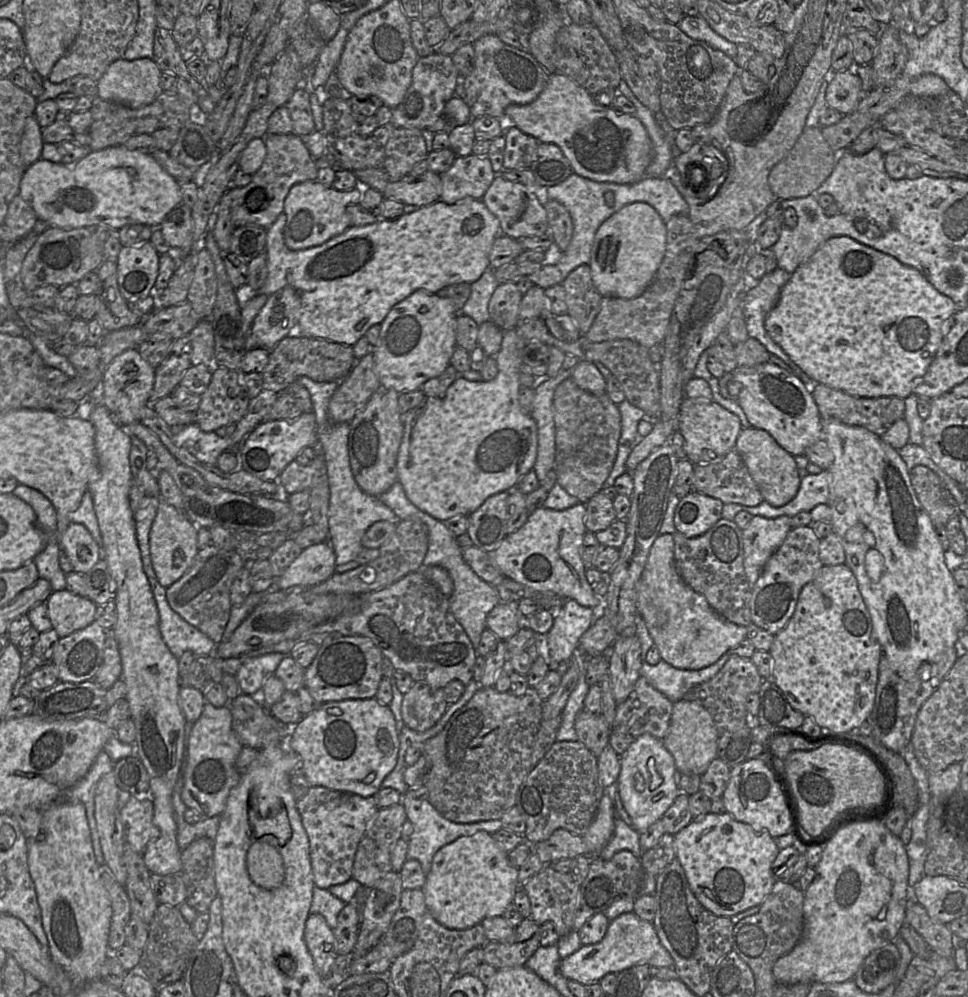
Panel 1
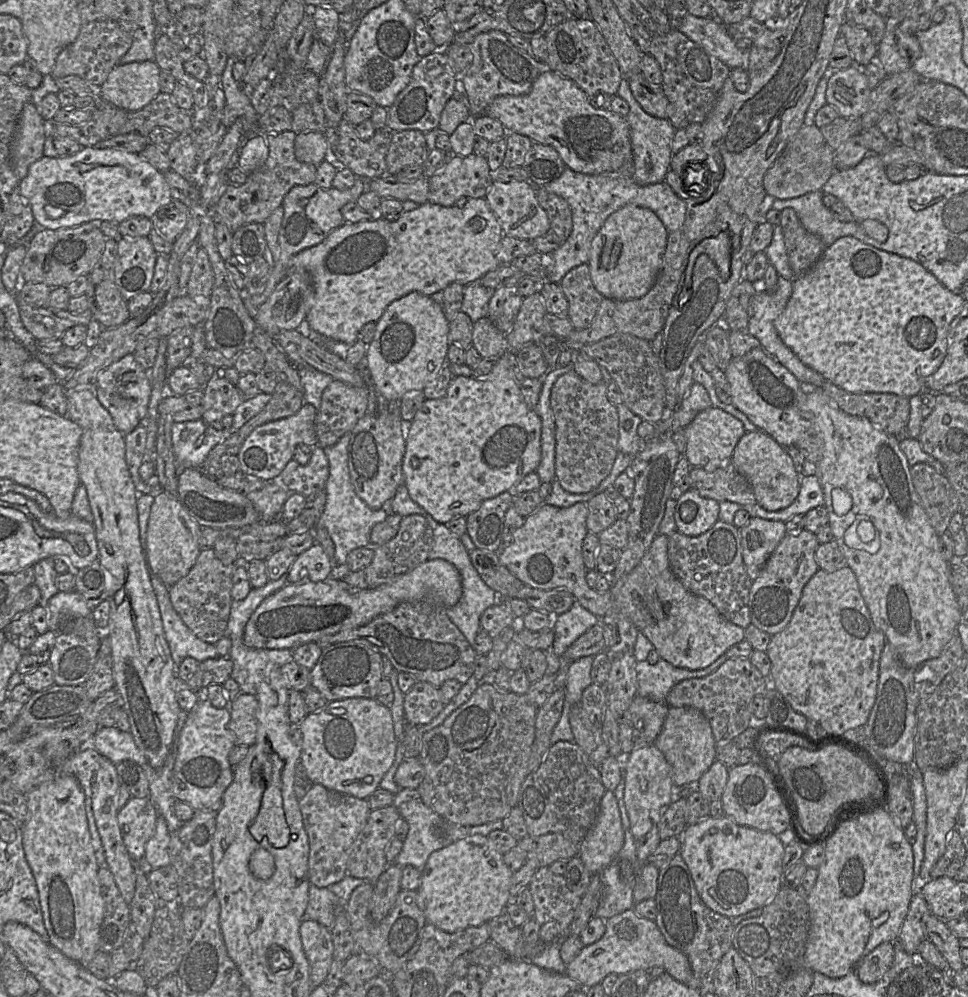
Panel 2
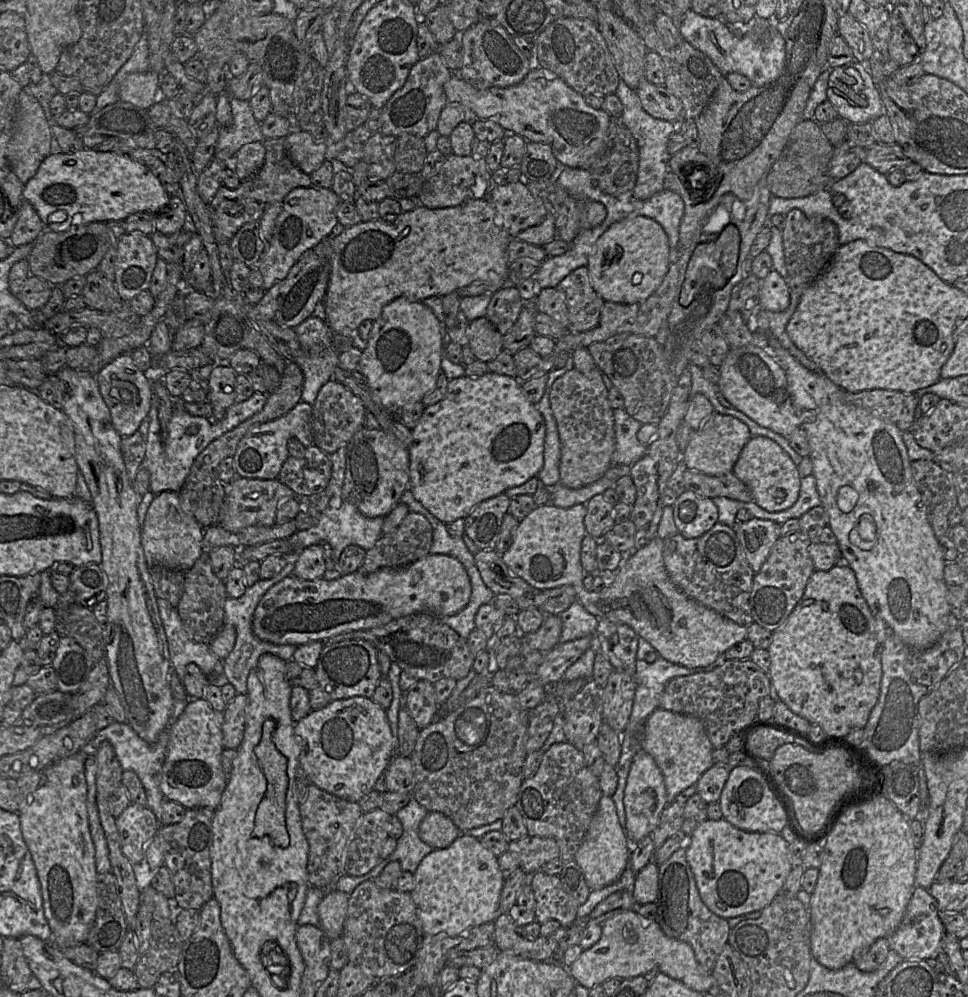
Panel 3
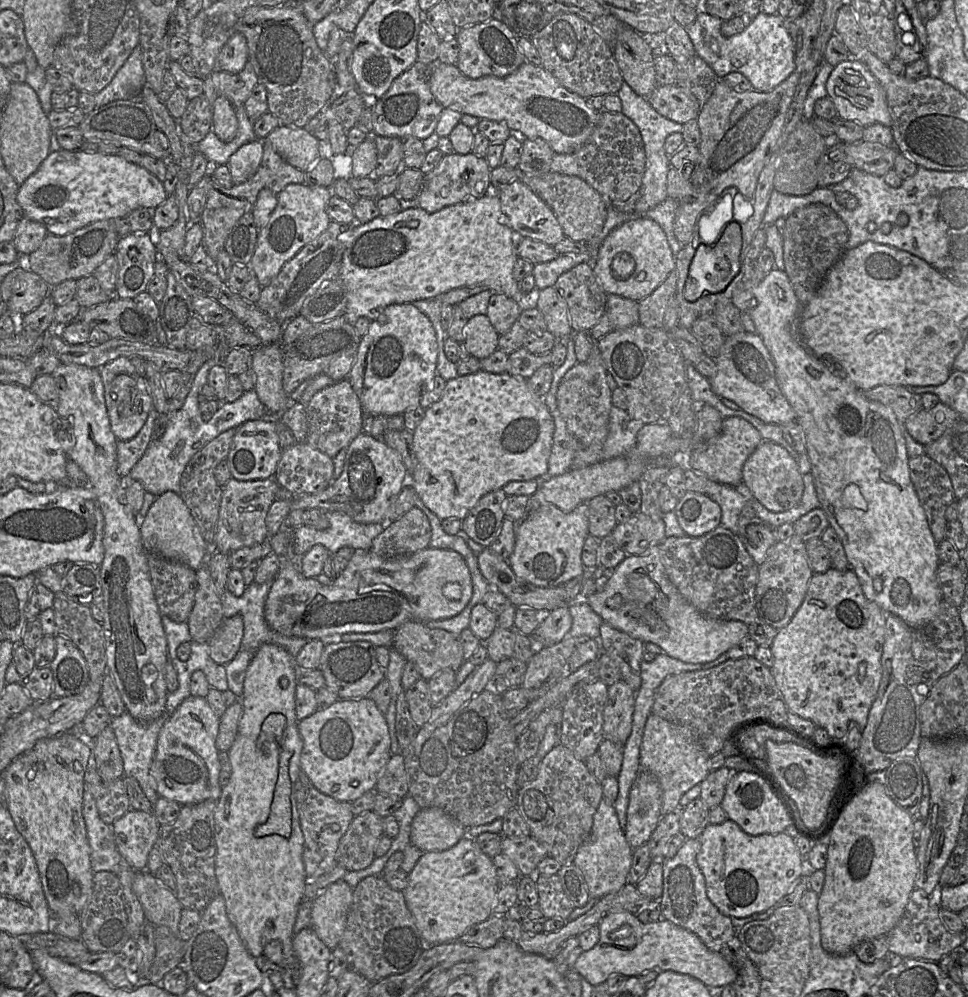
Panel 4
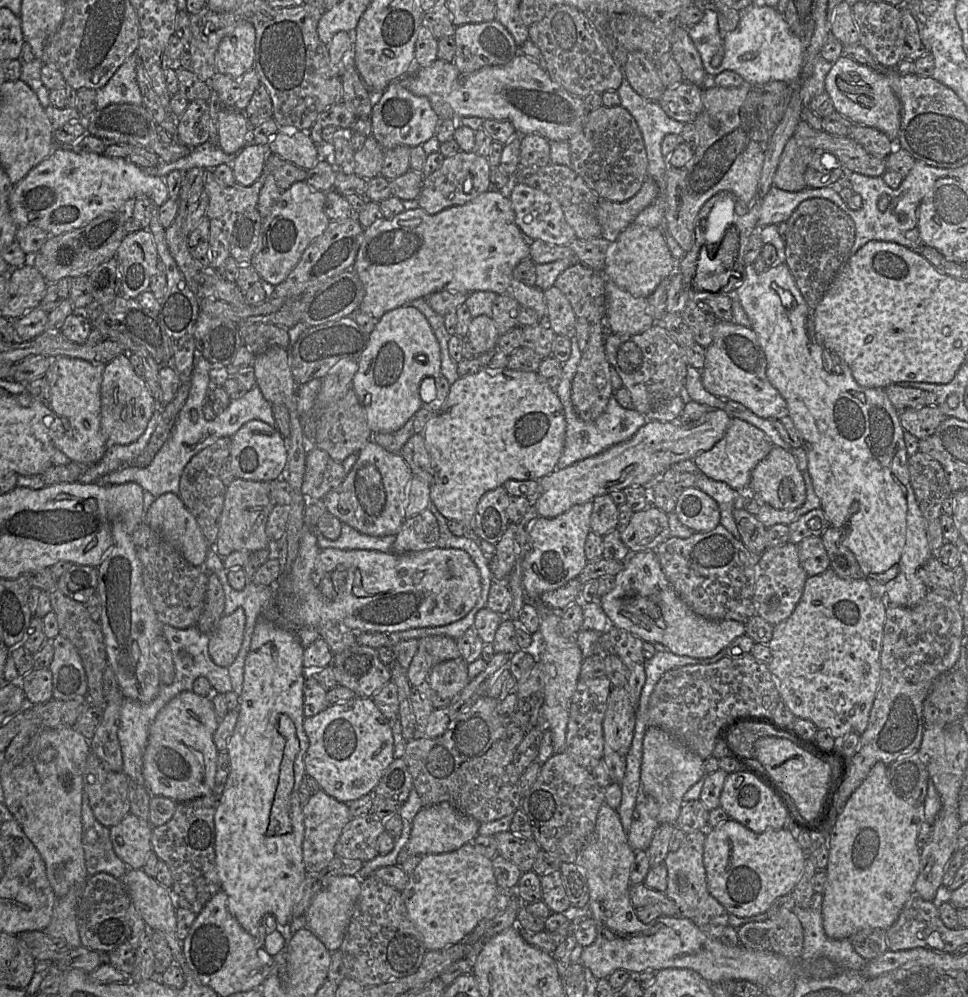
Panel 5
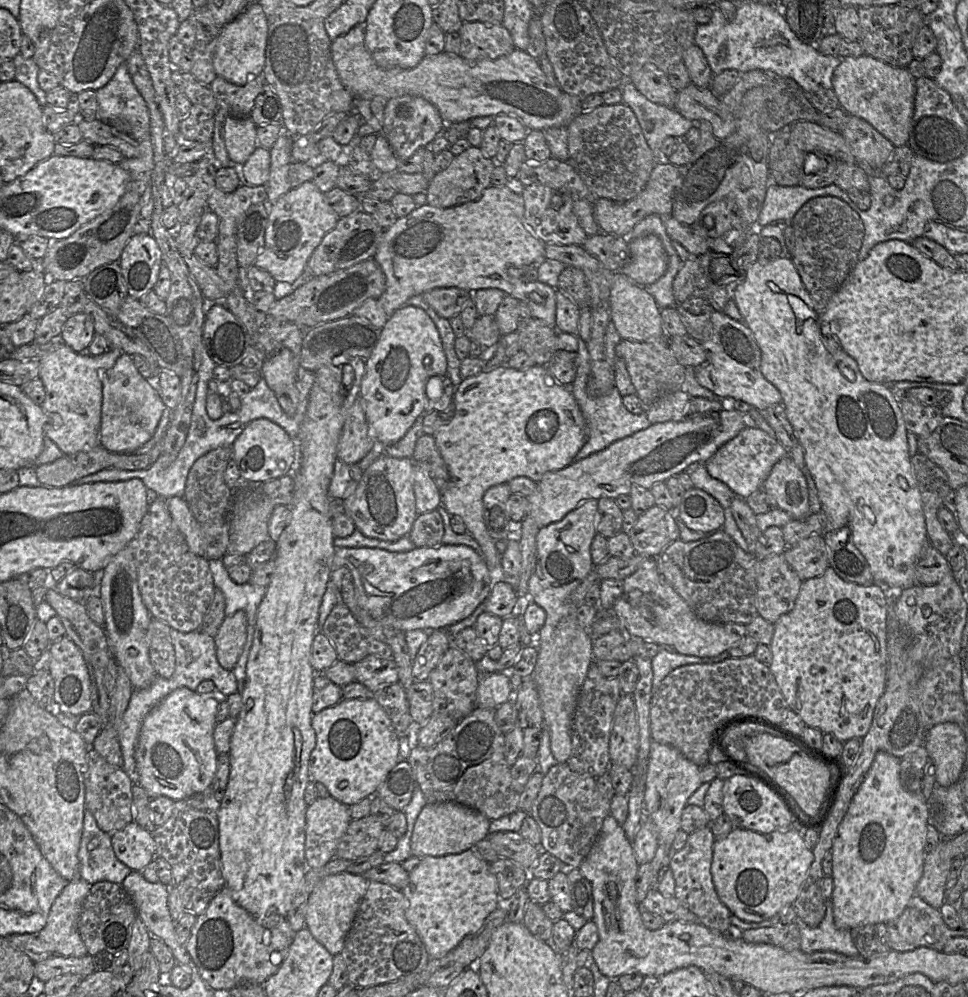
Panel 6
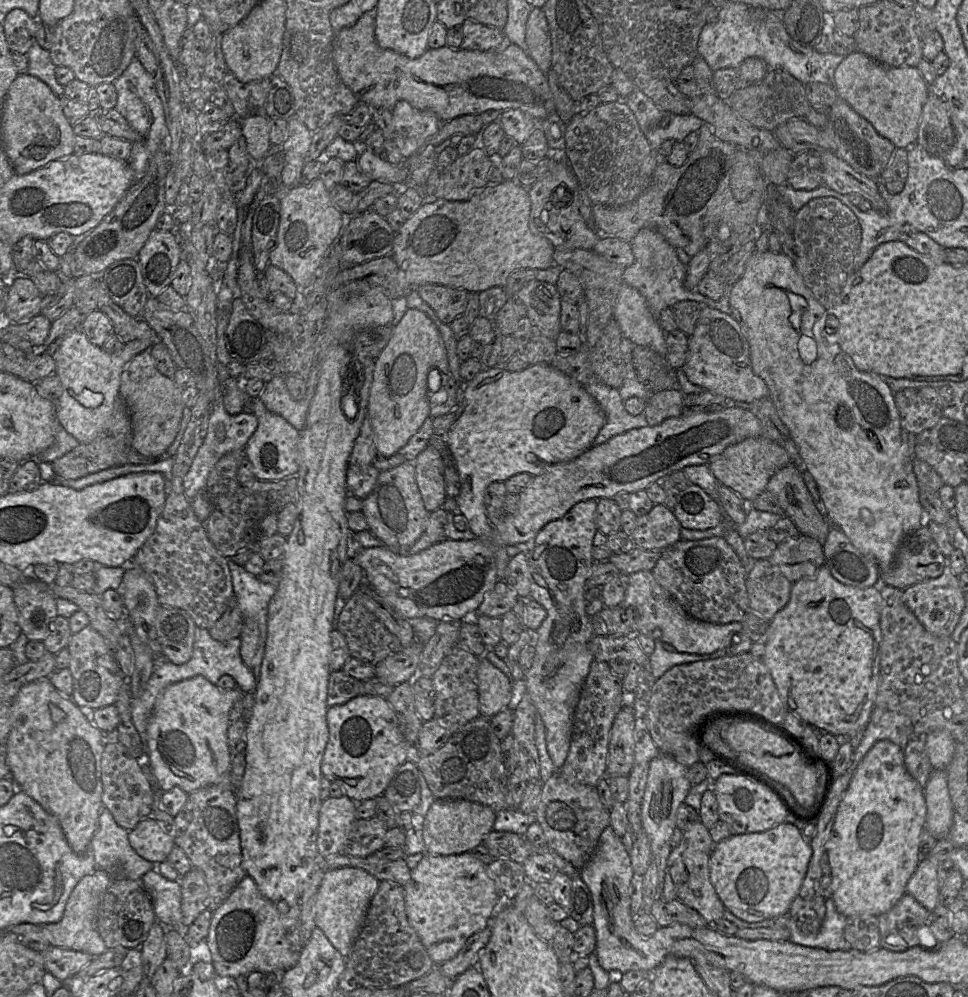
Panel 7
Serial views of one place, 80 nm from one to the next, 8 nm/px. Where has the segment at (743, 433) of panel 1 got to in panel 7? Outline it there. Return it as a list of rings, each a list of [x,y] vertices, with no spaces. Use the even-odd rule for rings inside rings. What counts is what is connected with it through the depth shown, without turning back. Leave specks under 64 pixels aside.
[[[790,464],[777,471],[770,478],[766,491],[776,497],[786,516],[792,519],[801,535],[814,538],[821,544],[825,542],[832,525],[826,518],[823,506],[817,506],[814,502],[799,468]]]

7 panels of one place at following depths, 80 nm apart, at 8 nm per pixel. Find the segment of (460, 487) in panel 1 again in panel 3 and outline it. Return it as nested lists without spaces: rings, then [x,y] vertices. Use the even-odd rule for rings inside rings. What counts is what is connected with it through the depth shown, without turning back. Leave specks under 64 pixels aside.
[[[491,371],[477,378],[465,375],[451,379],[445,397],[436,404],[425,407],[417,425],[412,429],[412,442],[408,447],[410,459],[409,489],[414,498],[441,522],[449,524],[459,518],[465,519],[482,501],[502,494],[507,489],[519,486],[530,478],[538,476],[544,464],[545,421],[537,406],[531,403],[523,393],[521,384],[522,382],[516,378]]]

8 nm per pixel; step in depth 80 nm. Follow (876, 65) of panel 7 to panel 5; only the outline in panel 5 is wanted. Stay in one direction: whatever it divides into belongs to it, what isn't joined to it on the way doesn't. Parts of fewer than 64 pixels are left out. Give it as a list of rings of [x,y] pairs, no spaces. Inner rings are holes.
[[[841,56],[826,76],[825,91],[830,96],[836,112],[854,124],[876,128],[892,141],[897,140],[901,122],[901,103],[884,73]]]

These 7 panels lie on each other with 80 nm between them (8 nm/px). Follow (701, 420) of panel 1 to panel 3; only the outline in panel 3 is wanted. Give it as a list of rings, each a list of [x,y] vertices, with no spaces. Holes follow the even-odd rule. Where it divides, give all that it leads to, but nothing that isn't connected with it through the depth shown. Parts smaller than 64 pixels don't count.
[[[715,412],[702,426],[694,431],[683,454],[688,469],[710,476],[721,476],[733,472],[739,455],[752,437],[749,427],[736,417]]]

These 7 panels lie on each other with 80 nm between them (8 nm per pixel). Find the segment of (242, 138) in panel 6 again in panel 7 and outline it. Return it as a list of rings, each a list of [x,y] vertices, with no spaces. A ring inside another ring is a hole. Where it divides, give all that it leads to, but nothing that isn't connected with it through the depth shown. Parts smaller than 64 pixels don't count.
[[[253,114],[239,120],[247,152],[255,161],[262,160],[271,147],[268,117]]]

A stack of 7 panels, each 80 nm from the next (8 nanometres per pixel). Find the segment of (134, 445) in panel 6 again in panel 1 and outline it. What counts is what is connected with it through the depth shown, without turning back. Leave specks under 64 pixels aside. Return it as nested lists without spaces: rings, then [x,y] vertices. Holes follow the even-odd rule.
[[[128,349],[116,356],[105,369],[101,380],[103,405],[120,426],[128,426],[139,420],[141,409],[149,404],[154,382],[154,368],[136,349]]]

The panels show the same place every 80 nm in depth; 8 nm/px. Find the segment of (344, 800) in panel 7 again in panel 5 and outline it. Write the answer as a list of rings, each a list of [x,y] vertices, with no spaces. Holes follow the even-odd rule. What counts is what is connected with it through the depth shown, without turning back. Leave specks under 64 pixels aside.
[[[319,790],[303,805],[304,839],[303,861],[307,874],[318,874],[336,857],[335,846],[345,826],[352,819],[349,806]]]

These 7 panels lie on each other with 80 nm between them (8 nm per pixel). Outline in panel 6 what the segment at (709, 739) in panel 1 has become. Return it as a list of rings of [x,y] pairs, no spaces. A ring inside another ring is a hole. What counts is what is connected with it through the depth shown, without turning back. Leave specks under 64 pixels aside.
[[[652,739],[648,757],[648,769],[644,790],[644,811],[656,825],[659,844],[671,845],[676,833],[681,830],[681,815],[688,804],[689,797],[701,786],[700,767],[687,759],[679,750],[669,745],[660,744]]]

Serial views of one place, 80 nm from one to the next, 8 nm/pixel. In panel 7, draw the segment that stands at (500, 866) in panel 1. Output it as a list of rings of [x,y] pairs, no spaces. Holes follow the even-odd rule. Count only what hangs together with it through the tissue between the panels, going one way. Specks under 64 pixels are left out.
[[[469,852],[455,855],[423,853],[420,862],[410,871],[410,879],[404,886],[404,900],[408,922],[434,964],[455,957],[472,935],[489,926],[490,918],[502,904],[486,865]]]

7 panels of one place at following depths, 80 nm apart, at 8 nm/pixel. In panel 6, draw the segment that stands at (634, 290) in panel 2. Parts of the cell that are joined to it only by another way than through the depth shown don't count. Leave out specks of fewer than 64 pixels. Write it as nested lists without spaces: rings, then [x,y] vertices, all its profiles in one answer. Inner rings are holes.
[[[648,234],[629,242],[629,261],[620,272],[634,283],[646,287],[665,273],[667,265],[668,257],[661,240]]]

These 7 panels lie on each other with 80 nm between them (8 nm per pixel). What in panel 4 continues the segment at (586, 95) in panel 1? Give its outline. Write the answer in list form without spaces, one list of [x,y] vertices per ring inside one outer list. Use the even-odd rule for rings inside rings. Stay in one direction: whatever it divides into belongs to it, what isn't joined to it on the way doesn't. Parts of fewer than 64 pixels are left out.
[[[528,61],[506,77],[484,76],[478,79],[466,77],[455,64],[439,62],[430,76],[429,85],[433,96],[444,108],[457,108],[462,114],[473,115],[480,120],[505,122],[511,134],[527,139],[541,138],[555,153],[560,154],[575,154],[591,136],[599,116],[599,111],[590,107],[586,98],[566,89],[542,66],[535,66]]]

